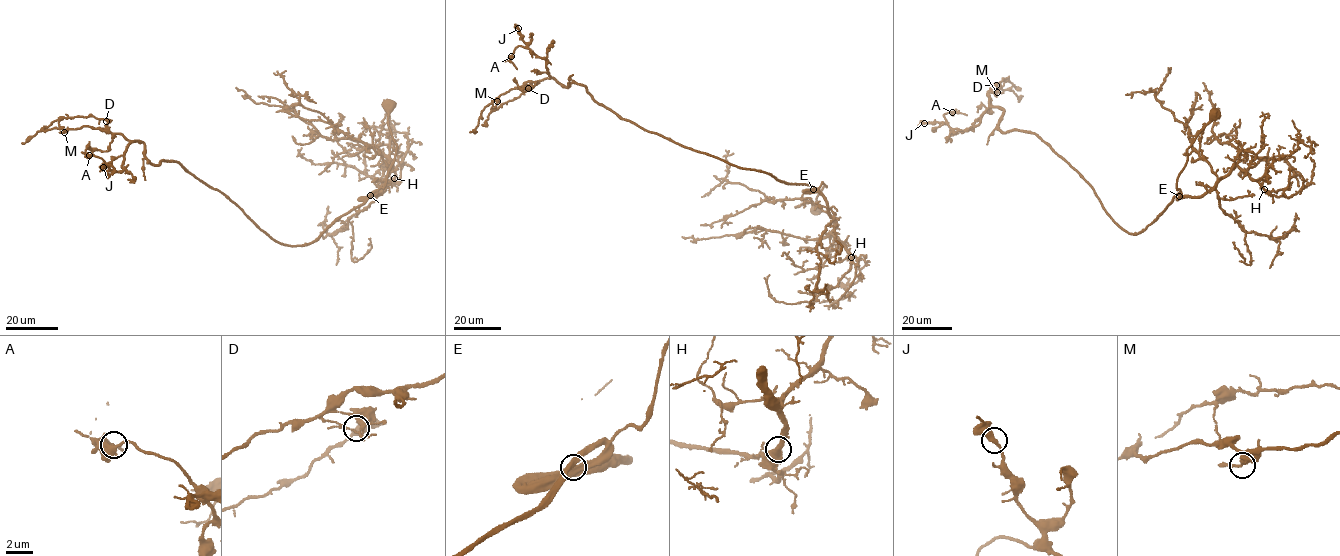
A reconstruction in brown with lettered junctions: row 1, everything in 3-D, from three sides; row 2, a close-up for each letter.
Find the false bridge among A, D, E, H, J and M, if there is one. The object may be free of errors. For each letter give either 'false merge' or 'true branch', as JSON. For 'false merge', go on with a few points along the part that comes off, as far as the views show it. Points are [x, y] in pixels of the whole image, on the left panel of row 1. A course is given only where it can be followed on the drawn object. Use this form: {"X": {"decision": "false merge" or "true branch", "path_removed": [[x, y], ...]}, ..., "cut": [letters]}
{"A": {"decision": "true branch"}, "D": {"decision": "true branch"}, "E": {"decision": "true branch"}, "H": {"decision": "true branch"}, "J": {"decision": "true branch"}, "M": {"decision": "true branch"}, "cut": []}

